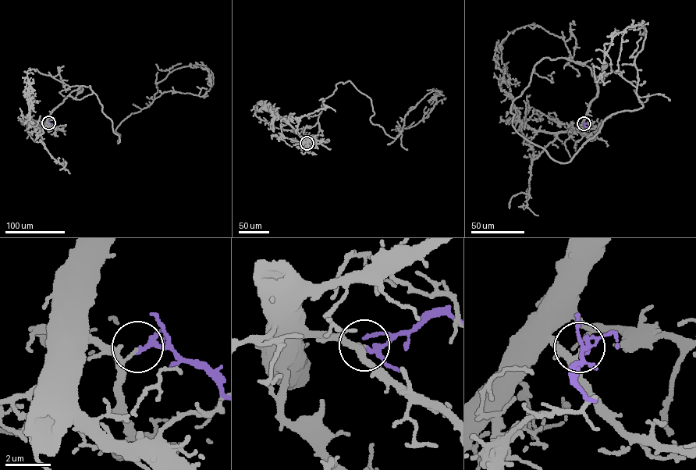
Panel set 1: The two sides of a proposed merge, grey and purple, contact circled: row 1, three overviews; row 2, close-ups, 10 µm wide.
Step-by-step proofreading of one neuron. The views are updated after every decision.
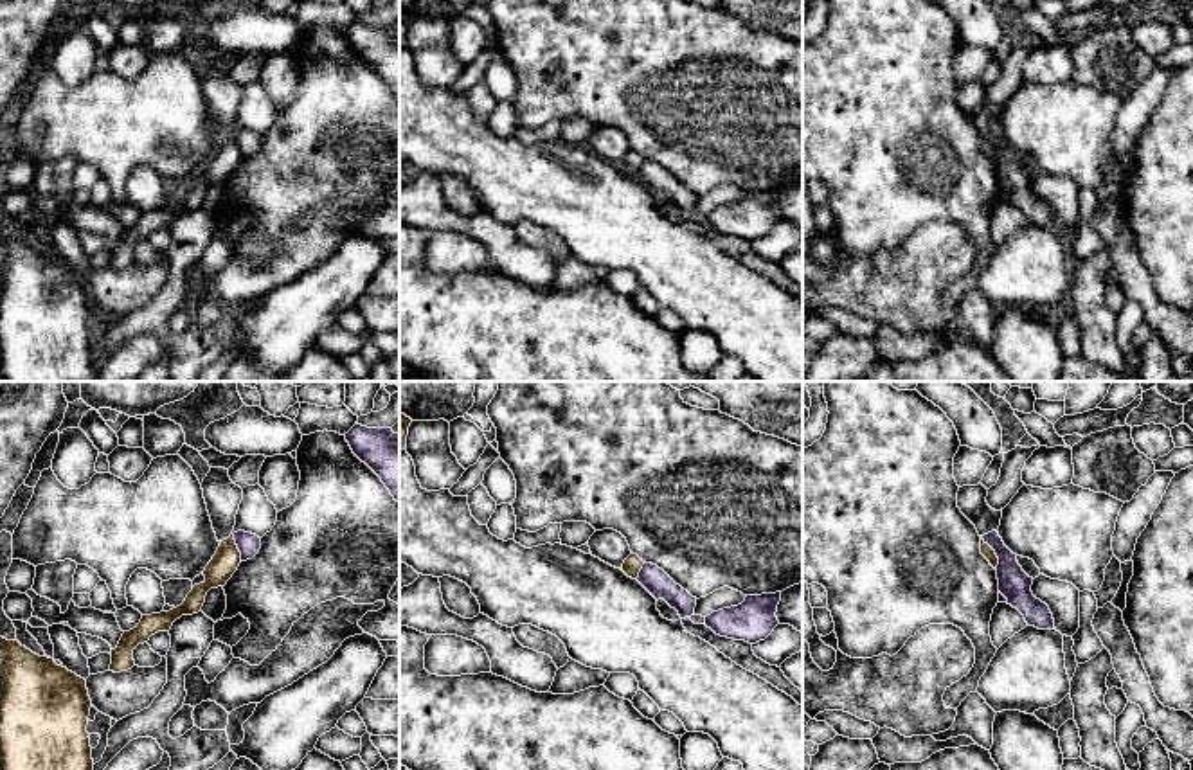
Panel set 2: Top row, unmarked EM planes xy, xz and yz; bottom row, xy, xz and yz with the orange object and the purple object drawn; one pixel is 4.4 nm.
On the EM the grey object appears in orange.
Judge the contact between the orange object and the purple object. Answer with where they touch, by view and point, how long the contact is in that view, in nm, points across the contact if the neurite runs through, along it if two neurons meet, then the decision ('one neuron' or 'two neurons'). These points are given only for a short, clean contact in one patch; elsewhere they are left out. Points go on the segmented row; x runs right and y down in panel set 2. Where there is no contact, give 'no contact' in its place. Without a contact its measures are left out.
yz (994, 553) | 170 nm | two neurons

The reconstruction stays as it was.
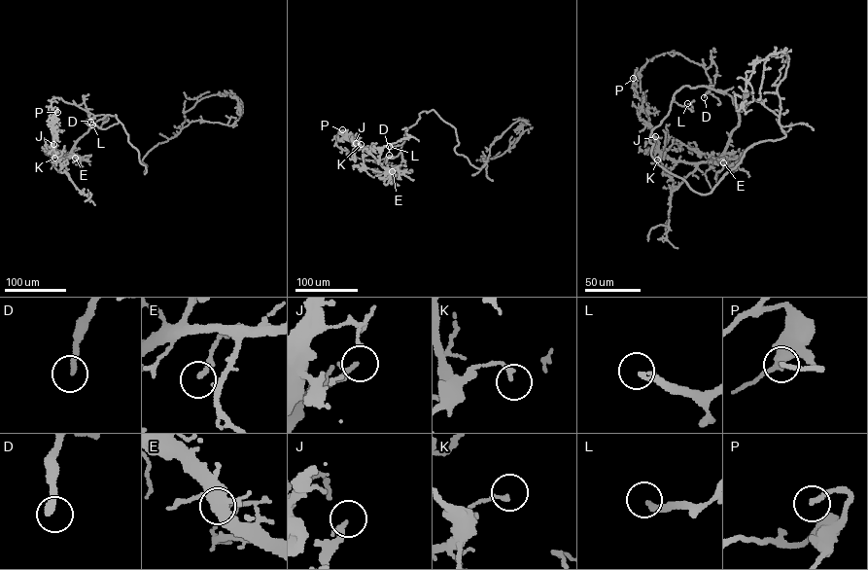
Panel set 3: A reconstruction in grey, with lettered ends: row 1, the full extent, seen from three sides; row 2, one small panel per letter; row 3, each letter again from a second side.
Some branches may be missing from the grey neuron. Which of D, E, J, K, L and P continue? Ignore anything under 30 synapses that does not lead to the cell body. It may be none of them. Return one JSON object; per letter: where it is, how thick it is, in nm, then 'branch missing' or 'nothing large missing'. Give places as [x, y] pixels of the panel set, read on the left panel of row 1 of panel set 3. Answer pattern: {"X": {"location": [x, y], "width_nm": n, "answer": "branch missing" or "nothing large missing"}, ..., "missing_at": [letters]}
{"D": {"location": [90, 122], "width_nm": 260, "answer": "branch missing"}, "E": {"location": [75, 158], "width_nm": 190, "answer": "nothing large missing"}, "J": {"location": [53, 144], "width_nm": 200, "answer": "nothing large missing"}, "K": {"location": [54, 158], "width_nm": 150, "answer": "nothing large missing"}, "L": {"location": [92, 124], "width_nm": 220, "answer": "branch missing"}, "P": {"location": [57, 112], "width_nm": 170, "answer": "nothing large missing"}, "missing_at": ["D", "L"]}

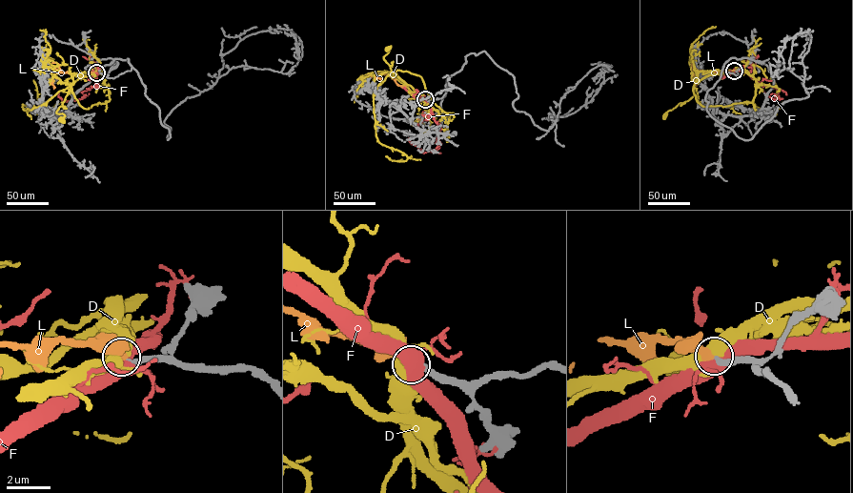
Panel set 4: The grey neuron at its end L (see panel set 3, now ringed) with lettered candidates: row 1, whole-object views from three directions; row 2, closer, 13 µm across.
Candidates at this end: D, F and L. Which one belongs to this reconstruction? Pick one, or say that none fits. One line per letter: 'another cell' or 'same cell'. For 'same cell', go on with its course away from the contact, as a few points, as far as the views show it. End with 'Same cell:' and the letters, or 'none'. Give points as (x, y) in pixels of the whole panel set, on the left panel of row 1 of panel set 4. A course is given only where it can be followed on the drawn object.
D: another cell
F: another cell
L: same cell; course (96, 72), (56, 72), (51, 81), (53, 89)
Same cell: L

